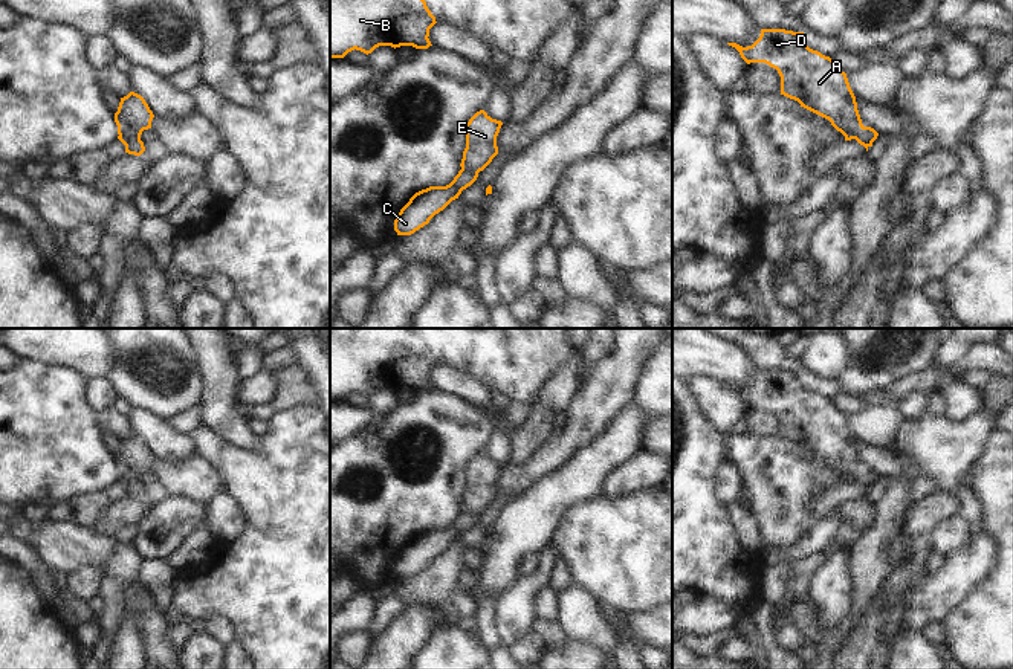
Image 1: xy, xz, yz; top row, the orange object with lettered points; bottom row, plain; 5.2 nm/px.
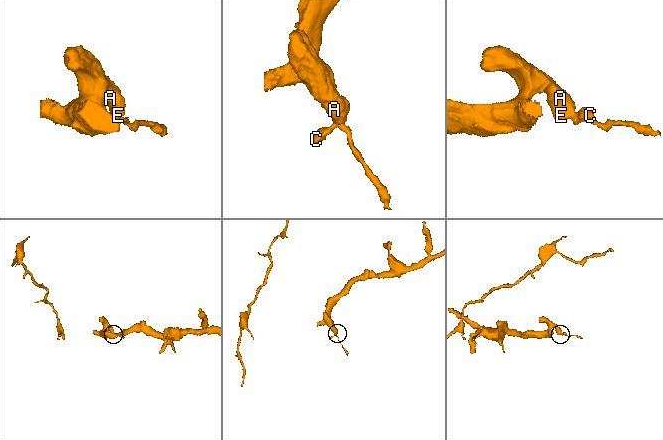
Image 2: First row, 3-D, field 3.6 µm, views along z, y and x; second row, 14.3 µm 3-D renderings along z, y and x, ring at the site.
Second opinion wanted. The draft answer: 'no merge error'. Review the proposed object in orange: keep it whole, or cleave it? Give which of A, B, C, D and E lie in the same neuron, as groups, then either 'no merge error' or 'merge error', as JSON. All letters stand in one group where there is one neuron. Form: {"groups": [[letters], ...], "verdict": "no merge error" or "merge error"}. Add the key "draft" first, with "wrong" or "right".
{"draft": "wrong", "groups": [["A", "B", "D", "E"], ["C"]], "verdict": "merge error"}

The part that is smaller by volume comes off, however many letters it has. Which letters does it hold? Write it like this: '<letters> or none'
C

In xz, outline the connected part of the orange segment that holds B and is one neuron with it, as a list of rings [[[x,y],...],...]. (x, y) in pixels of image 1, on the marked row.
[[[330,0],[330,58],[344,58],[354,49],[368,55],[379,46],[428,49],[432,46],[429,29],[435,23],[425,0]]]

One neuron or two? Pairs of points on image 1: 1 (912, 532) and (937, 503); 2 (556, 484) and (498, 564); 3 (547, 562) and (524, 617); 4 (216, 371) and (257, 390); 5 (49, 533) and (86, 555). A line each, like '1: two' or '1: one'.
1: one
2: one
3: one
4: two
5: one

